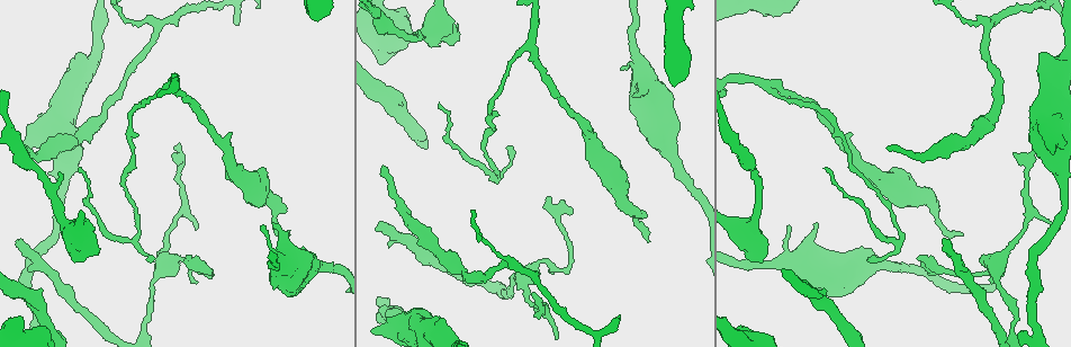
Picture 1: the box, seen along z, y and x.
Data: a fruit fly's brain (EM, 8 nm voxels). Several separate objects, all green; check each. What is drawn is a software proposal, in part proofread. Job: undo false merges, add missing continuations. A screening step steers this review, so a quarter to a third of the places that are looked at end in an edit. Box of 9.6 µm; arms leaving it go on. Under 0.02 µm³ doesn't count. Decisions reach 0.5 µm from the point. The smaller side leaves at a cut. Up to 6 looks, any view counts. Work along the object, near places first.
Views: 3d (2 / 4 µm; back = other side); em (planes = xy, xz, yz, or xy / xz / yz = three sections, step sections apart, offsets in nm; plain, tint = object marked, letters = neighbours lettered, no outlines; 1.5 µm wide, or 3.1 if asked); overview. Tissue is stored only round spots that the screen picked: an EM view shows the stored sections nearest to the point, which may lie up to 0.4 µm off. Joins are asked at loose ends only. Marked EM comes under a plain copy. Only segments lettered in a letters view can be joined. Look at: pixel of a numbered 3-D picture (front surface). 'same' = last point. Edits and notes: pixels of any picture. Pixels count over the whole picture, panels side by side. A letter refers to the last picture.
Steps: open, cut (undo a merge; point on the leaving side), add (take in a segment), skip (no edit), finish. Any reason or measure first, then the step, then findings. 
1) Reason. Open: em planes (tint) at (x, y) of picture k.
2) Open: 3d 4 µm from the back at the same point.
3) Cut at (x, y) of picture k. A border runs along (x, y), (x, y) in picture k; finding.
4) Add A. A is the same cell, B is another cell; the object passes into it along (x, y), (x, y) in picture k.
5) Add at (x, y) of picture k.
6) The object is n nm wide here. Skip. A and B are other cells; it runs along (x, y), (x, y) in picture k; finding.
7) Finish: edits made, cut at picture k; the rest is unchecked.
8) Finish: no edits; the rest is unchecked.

An open end. Open: 3d 4 µm at (789, 227) of picture 1.

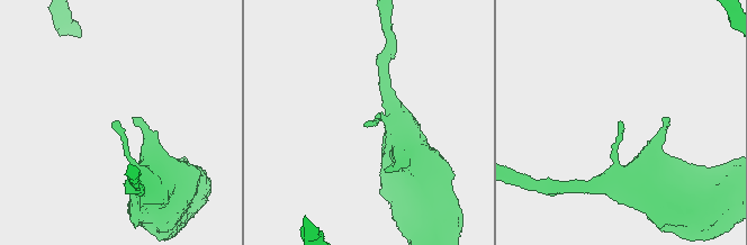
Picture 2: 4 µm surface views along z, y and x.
Open: em xz step 8 (tint) at (366, 126) of picture 2.

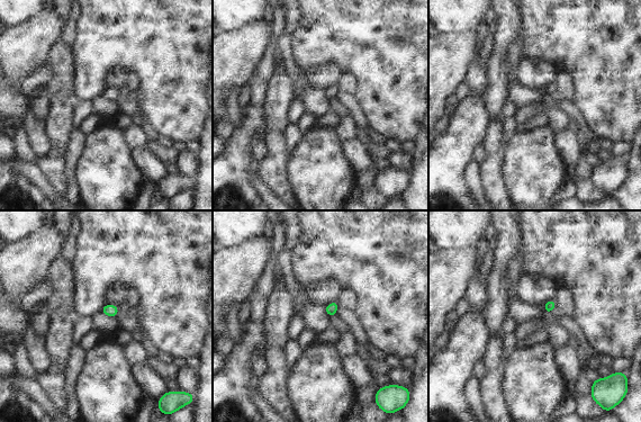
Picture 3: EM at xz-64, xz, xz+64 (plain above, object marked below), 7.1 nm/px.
Open: em planes (letters) at the same point.

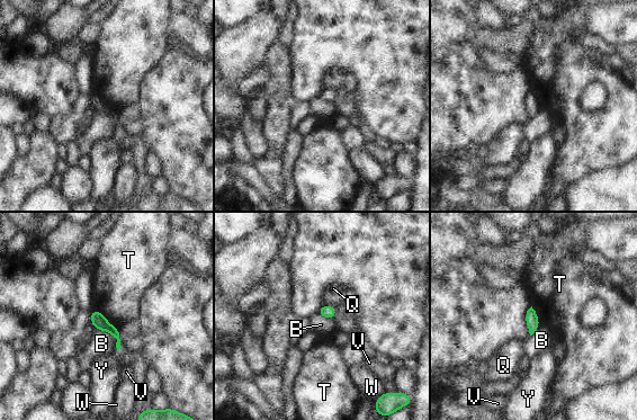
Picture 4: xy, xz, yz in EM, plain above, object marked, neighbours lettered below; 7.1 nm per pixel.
Skip. B, Q, T, V, W and Y are other cells; a border runs along (91, 310), (99, 311), (118, 328) in picture 4; no lettered segment goes on from it.

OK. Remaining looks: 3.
Open: em yz step 4 (letters) at (289, 234) of picture 1.

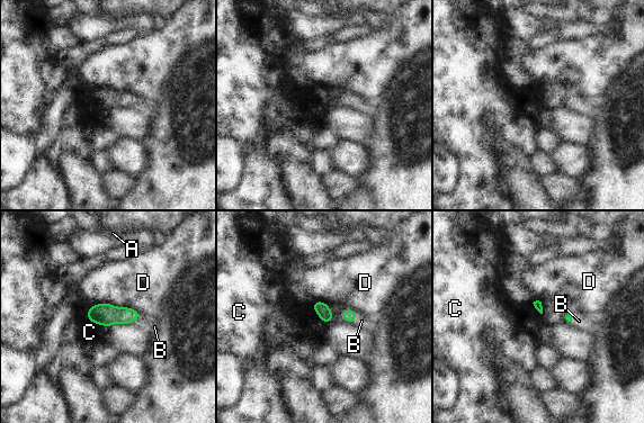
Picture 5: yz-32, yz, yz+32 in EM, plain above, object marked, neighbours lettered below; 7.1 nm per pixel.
Another direction. Open: em planes (letters) at the same point.

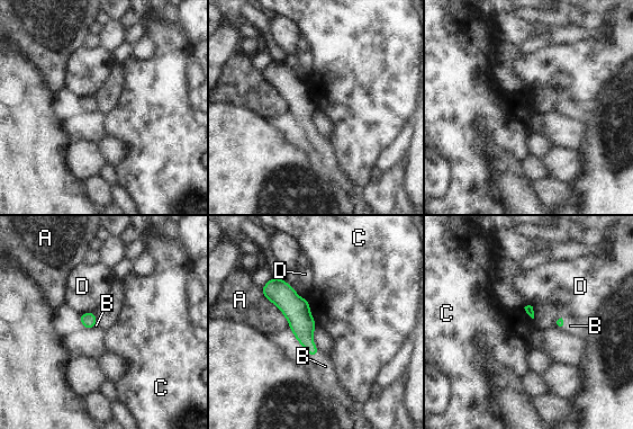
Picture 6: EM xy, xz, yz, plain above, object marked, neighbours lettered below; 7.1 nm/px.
The longest contact is with A, 340 nm. Add B. B is the same cell, A, C and D are other cells; it goes on there.

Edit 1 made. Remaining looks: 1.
Finish: edits made, add at picture 6; the rest is unchecked.

